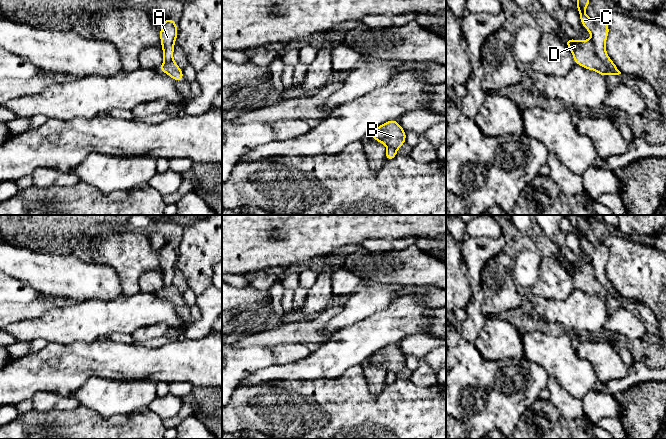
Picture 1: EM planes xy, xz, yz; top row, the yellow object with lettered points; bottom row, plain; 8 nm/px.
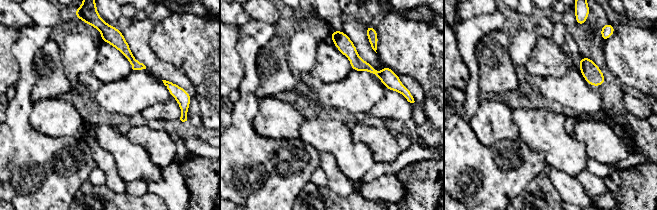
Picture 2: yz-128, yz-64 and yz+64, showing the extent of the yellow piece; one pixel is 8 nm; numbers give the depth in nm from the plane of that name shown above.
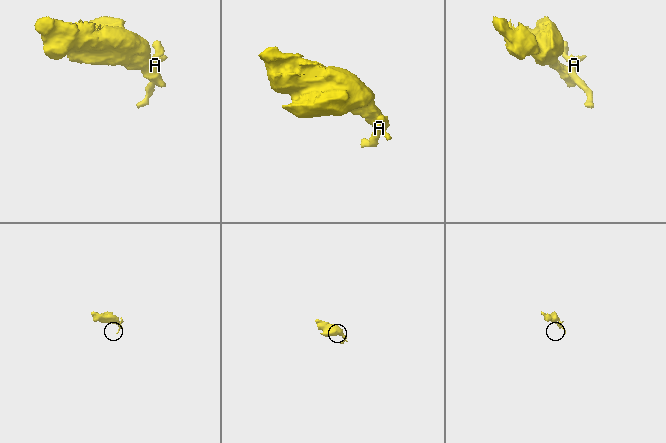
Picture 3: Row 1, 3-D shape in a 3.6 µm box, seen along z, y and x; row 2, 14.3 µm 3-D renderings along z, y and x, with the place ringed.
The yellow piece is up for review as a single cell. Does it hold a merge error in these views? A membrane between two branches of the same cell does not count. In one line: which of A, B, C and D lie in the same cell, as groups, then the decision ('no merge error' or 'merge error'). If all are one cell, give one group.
groups A C / B D; merge error

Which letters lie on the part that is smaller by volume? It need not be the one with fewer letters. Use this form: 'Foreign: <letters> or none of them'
Foreign: A, C

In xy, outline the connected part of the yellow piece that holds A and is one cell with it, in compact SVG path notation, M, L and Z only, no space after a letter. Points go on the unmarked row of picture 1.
M166 243L160 250L160 265L163 273L164 286L173 284L174 267L177 265L177 246Z

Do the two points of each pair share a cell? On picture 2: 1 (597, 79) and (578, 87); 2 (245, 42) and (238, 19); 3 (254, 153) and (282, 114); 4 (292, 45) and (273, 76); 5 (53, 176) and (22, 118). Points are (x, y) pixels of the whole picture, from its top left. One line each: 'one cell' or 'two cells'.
1: two cells
2: two cells
3: two cells
4: two cells
5: one cell

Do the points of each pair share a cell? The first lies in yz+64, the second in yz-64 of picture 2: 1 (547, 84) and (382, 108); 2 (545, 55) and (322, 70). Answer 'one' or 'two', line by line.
1: two
2: one

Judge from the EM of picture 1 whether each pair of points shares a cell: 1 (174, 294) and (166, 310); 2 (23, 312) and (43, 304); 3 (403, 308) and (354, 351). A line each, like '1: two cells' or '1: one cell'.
1: two cells
2: one cell
3: one cell

